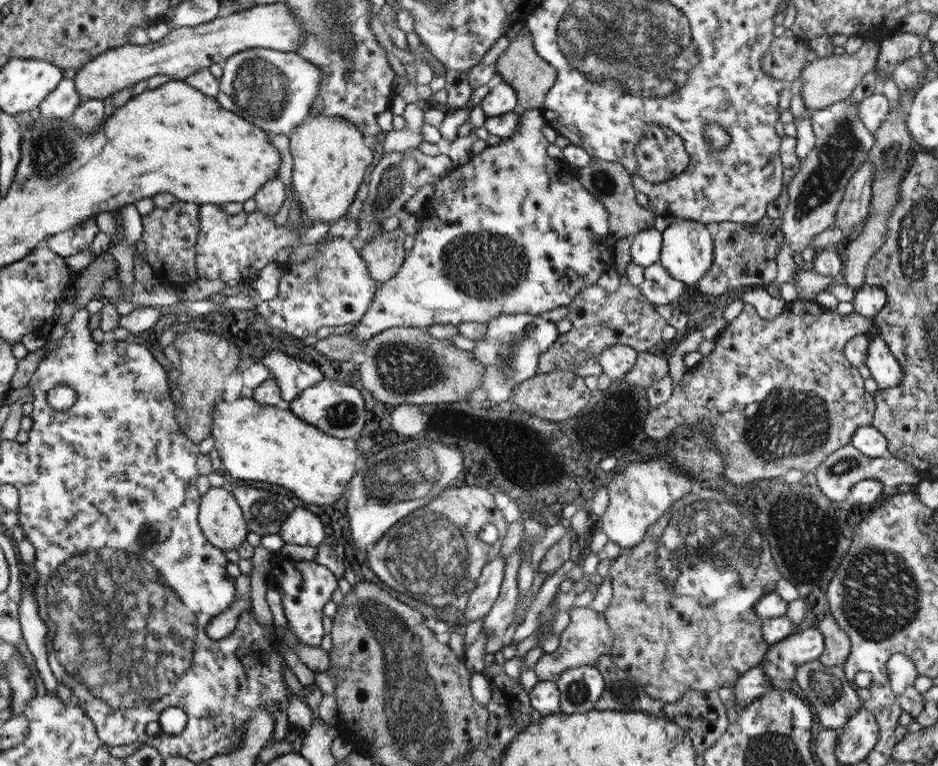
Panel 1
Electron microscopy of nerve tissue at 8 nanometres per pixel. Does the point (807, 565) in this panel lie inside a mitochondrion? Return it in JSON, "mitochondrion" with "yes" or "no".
{"mitochondrion":"yes"}

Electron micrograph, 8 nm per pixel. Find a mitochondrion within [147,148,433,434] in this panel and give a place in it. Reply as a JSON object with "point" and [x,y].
{"point":[390,184]}

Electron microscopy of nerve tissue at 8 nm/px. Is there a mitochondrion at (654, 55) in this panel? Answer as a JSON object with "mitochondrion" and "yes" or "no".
{"mitochondrion":"yes"}

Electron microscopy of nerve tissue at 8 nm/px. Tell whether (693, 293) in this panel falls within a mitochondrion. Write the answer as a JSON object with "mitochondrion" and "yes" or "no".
{"mitochondrion":"no"}

